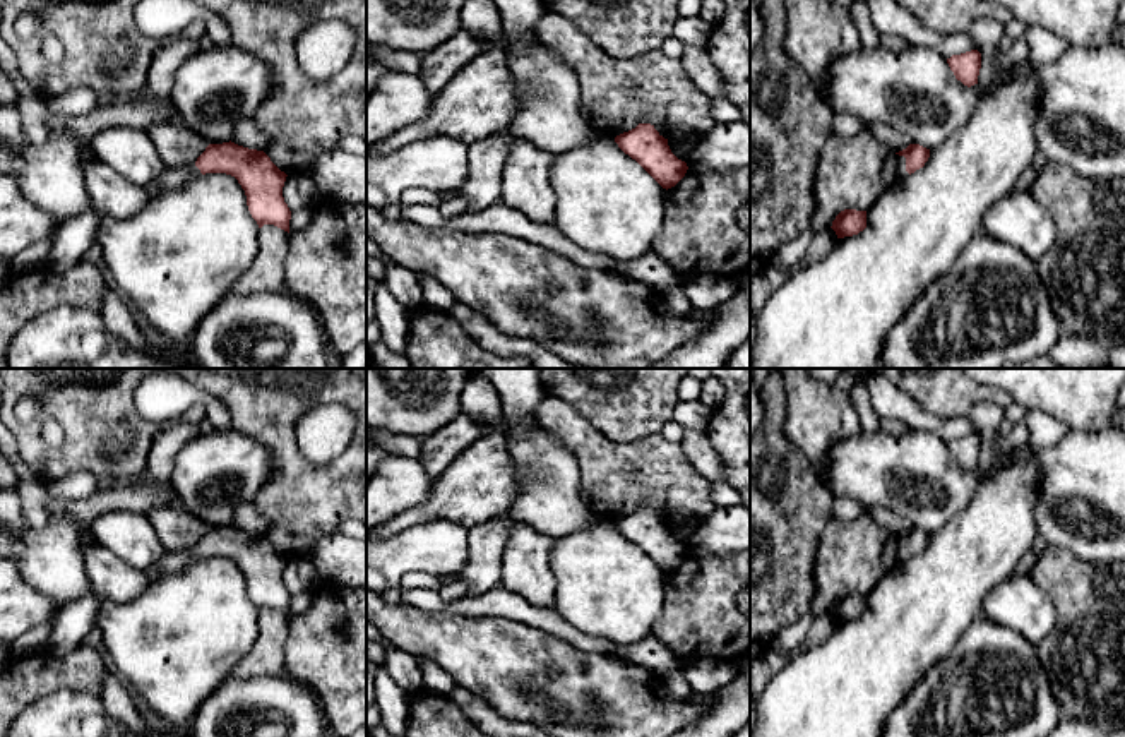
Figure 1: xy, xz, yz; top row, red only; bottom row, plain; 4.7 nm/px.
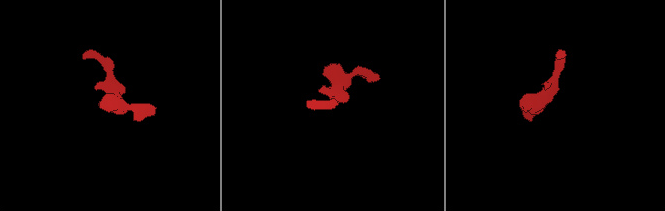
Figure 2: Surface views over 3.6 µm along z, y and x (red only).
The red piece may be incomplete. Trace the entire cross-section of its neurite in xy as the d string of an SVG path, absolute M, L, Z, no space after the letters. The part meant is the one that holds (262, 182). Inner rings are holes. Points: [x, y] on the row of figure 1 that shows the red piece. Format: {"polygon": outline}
{"polygon": "M235 142L209 144L205 151L190 166L168 168L154 183L140 187L98 158L89 156L84 165L84 185L89 194L89 209L55 230L48 243L46 264L57 271L67 271L77 262L84 261L84 254L96 245L96 233L104 218L125 219L142 211L156 195L187 185L193 177L205 173L226 173L238 180L247 195L247 206L259 228L274 225L289 233L291 211L283 197L286 173L281 171L264 151L248 149Z"}

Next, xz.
{"polygon": "M639 123L616 135L615 142L666 190L675 187L688 170L687 163L671 153L668 139L651 123Z"}

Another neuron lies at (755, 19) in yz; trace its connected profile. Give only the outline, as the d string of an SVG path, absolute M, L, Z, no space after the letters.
M750 0L750 55L755 51L760 38L764 34L760 5Z

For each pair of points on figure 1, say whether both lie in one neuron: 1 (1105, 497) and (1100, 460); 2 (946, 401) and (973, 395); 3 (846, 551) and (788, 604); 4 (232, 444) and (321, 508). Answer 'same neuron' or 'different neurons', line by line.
1: same neuron
2: same neuron
3: different neurons
4: different neurons

